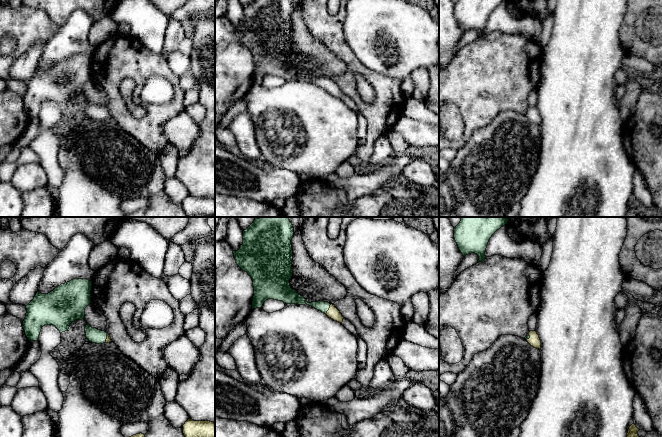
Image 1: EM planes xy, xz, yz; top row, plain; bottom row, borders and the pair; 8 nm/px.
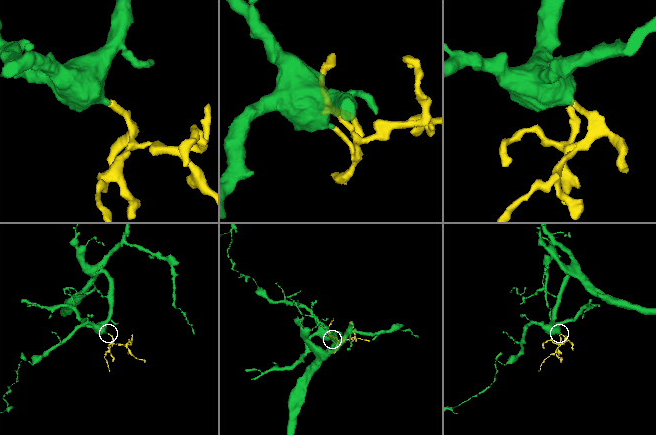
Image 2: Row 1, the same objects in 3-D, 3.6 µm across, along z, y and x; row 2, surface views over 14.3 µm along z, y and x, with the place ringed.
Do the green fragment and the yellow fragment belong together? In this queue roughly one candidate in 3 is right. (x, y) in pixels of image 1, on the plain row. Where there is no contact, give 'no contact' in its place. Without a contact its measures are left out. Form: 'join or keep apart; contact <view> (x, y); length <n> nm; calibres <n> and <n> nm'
join; contact xz (328, 85); length 90 nm; calibres 90 and 90 nm

